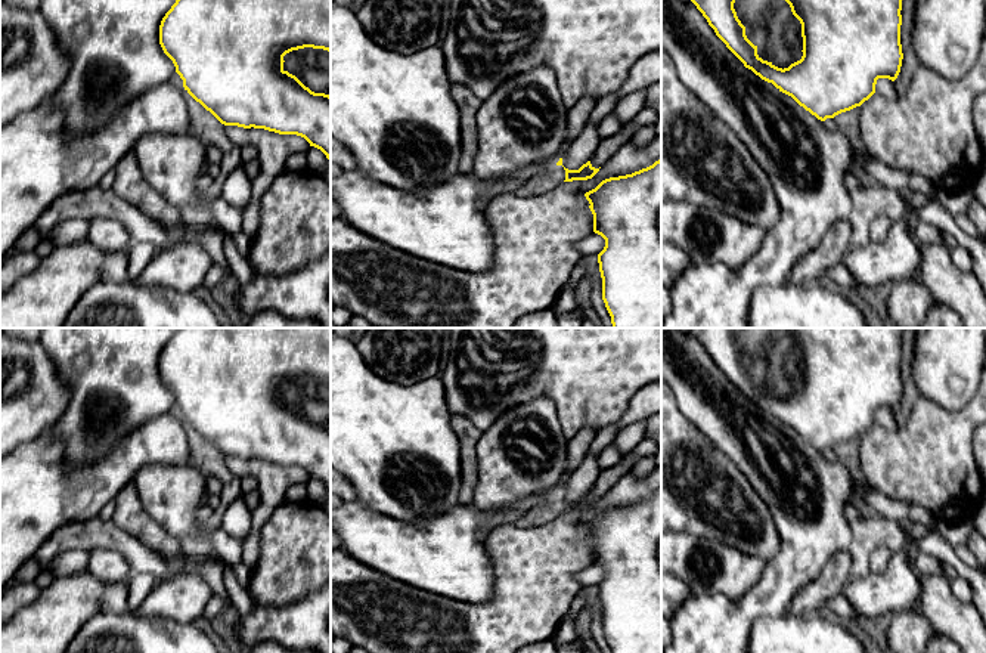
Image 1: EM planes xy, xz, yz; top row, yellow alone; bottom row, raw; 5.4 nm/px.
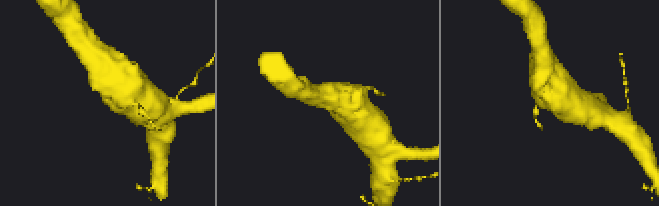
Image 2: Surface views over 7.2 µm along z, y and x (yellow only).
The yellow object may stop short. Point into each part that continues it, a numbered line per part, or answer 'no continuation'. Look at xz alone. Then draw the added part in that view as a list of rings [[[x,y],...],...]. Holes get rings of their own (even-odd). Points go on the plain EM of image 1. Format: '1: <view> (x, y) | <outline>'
1: xz (539, 514) | [[[556,496],[551,502],[536,504],[523,517],[524,523],[530,526],[542,526],[558,519],[565,511],[565,501],[562,496]]]

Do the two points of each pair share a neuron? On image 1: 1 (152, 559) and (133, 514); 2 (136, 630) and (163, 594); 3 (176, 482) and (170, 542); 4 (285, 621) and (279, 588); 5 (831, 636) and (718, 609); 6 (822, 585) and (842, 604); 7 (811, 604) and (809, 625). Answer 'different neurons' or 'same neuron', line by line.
1: different neurons
2: different neurons
3: different neurons
4: different neurons
5: different neurons
6: different neurons
7: different neurons

